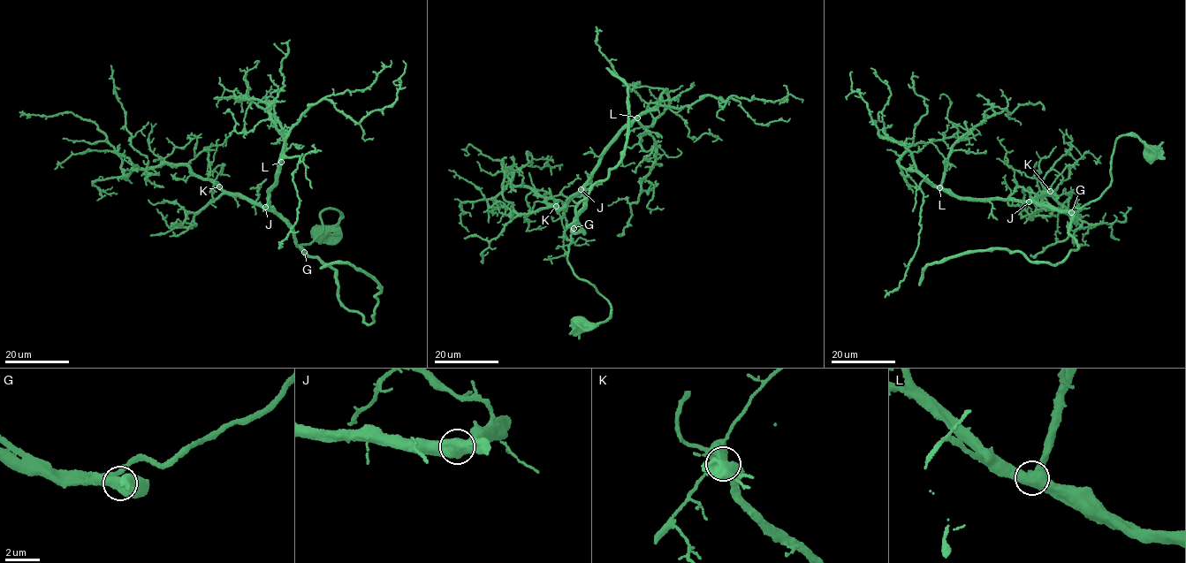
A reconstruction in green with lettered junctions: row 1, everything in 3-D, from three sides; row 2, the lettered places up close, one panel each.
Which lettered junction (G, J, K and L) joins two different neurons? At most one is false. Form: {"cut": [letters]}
{"cut": []}

